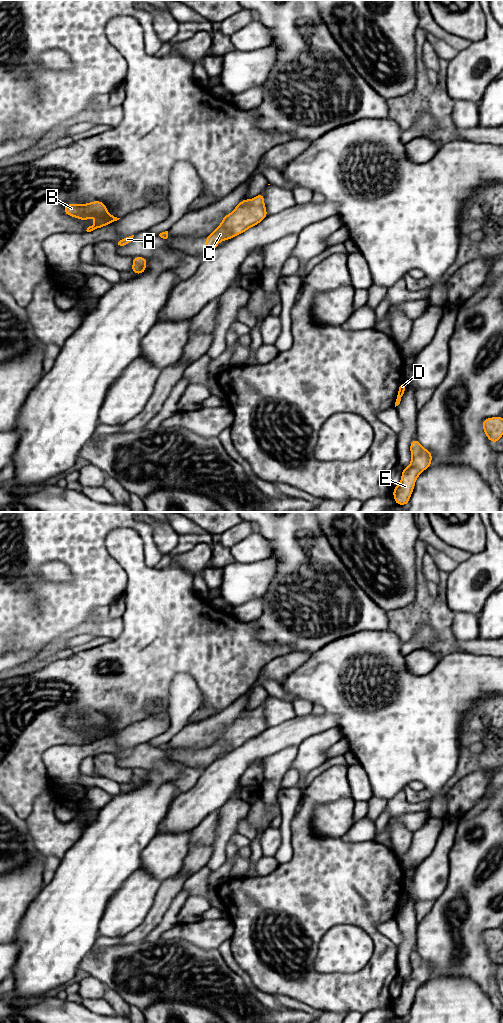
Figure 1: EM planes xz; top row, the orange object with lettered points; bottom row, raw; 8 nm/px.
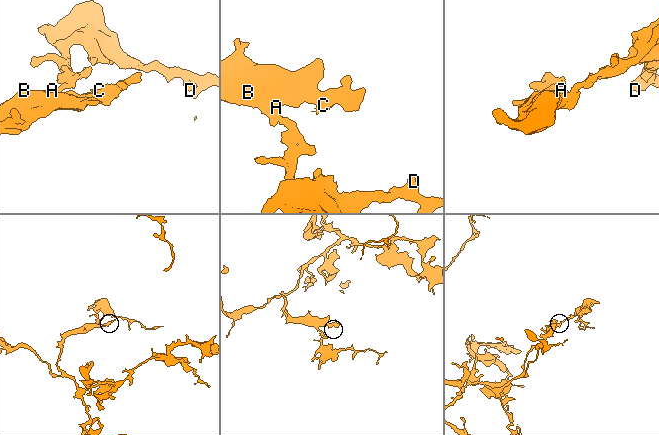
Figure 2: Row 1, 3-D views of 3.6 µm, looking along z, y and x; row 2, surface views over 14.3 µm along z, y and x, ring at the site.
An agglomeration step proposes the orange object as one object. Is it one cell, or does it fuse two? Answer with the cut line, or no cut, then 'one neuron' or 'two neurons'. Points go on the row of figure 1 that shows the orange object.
cut none; one neuron

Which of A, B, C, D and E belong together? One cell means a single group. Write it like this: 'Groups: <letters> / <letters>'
Groups: A B C D E

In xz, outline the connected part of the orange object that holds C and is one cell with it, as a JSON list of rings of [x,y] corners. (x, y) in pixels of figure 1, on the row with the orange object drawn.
[[[262,193],[251,200],[242,200],[230,214],[223,216],[222,223],[206,236],[206,252],[211,252],[221,241],[230,240],[259,224],[267,216]]]

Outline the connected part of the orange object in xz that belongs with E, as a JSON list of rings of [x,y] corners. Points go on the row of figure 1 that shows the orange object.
[[[417,439],[410,444],[411,463],[403,468],[400,483],[394,487],[393,496],[398,505],[408,505],[418,476],[431,466],[432,453],[423,448]]]

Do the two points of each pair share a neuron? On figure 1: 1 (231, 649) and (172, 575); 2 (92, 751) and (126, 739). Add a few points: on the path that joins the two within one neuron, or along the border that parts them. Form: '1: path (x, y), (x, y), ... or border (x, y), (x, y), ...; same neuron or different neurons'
1: path (212, 632), (174, 594); same neuron
2: path (100, 746), (118, 742); same neuron

